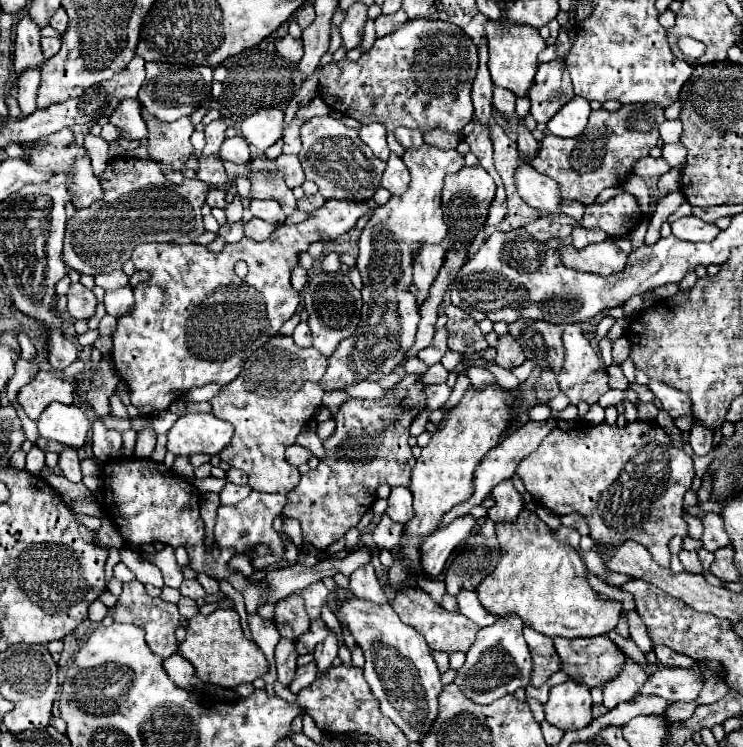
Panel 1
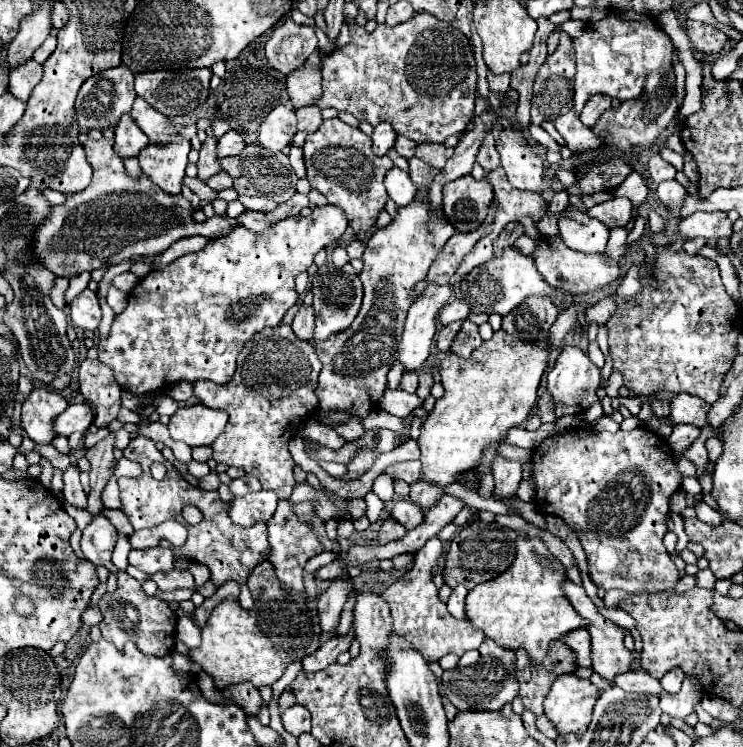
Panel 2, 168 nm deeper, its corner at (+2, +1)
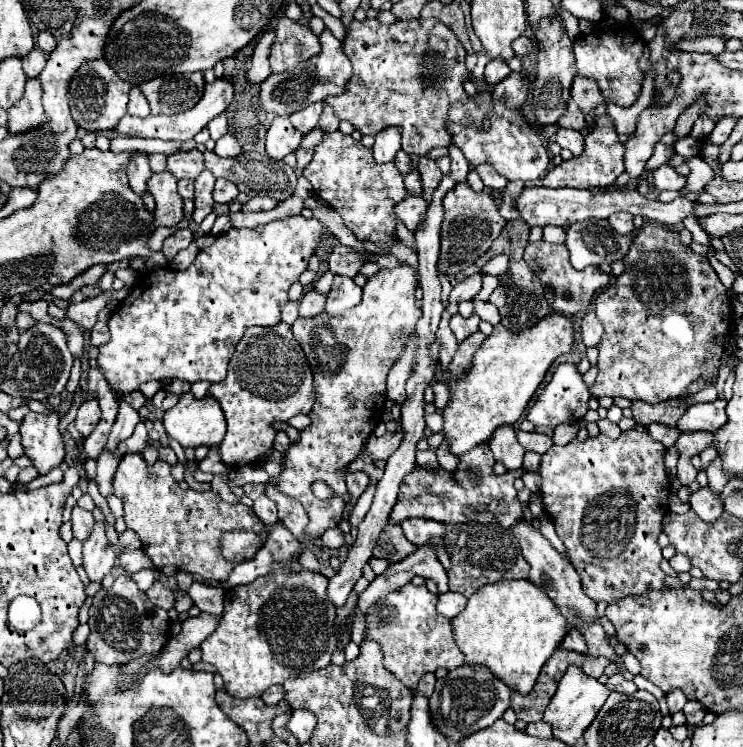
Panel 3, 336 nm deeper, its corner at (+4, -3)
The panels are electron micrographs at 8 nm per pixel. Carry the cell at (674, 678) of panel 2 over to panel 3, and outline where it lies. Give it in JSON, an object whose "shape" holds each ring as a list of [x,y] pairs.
{"shape":[[[675,688],[675,692],[669,692],[665,698],[667,698],[667,706],[669,706],[671,714],[681,710],[685,706],[685,702],[687,702],[687,698],[683,696],[683,692],[679,692],[679,688]]]}

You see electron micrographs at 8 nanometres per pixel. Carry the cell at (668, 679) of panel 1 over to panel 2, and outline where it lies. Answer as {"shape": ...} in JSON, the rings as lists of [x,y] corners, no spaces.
{"shape":[[[641,670],[623,672],[623,674],[613,678],[613,684],[623,688],[625,692],[633,692],[633,694],[655,694],[655,696],[659,696],[663,692],[659,680],[653,680],[647,672],[641,672]]]}

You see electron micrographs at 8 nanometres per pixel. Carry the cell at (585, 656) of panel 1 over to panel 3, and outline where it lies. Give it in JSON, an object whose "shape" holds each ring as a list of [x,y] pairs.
{"shape":[[[571,628],[571,630],[567,632],[567,636],[565,636],[563,642],[561,642],[561,648],[565,648],[565,650],[575,650],[575,652],[581,652],[581,654],[587,654],[585,640],[583,640],[581,632],[575,630],[575,628]]]}

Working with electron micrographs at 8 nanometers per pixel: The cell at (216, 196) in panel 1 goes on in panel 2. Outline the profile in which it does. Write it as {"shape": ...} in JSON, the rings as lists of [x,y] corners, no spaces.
{"shape":[[[185,176],[185,178],[183,178],[183,184],[189,186],[201,200],[215,200],[215,196],[217,196],[217,192],[211,192],[211,188],[209,188],[205,182],[197,180],[197,178]]]}

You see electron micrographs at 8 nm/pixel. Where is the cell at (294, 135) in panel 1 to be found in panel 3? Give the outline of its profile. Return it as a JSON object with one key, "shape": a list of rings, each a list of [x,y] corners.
{"shape":[[[325,104],[325,108],[323,108],[323,112],[321,112],[321,118],[319,118],[319,124],[317,124],[317,128],[321,128],[323,132],[331,132],[331,130],[337,130],[337,126],[339,126],[339,118],[333,114],[333,110]]]}

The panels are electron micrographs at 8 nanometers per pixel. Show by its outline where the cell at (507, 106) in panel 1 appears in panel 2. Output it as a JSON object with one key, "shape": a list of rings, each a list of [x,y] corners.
{"shape":[[[491,70],[487,72],[487,80],[489,80],[489,88],[501,96],[507,94],[509,90],[509,74],[493,74]]]}

